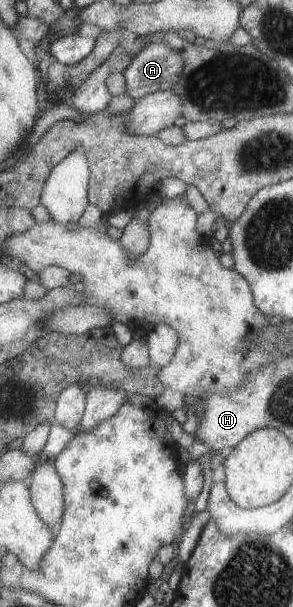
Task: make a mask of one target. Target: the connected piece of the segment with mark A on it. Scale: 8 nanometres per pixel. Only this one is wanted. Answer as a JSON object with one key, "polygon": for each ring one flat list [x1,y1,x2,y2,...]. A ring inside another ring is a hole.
{"polygon":[[148,42,140,48,122,71,126,95,141,98,152,92,170,90,183,66,179,51,162,42]]}

